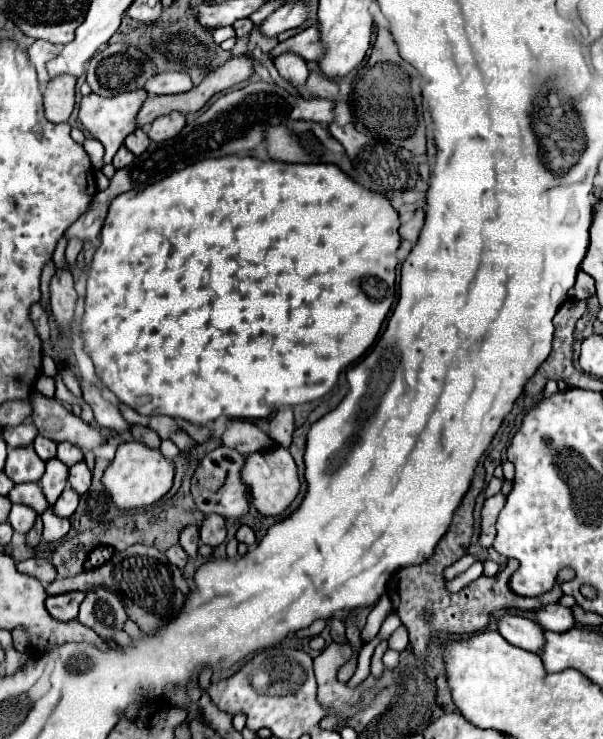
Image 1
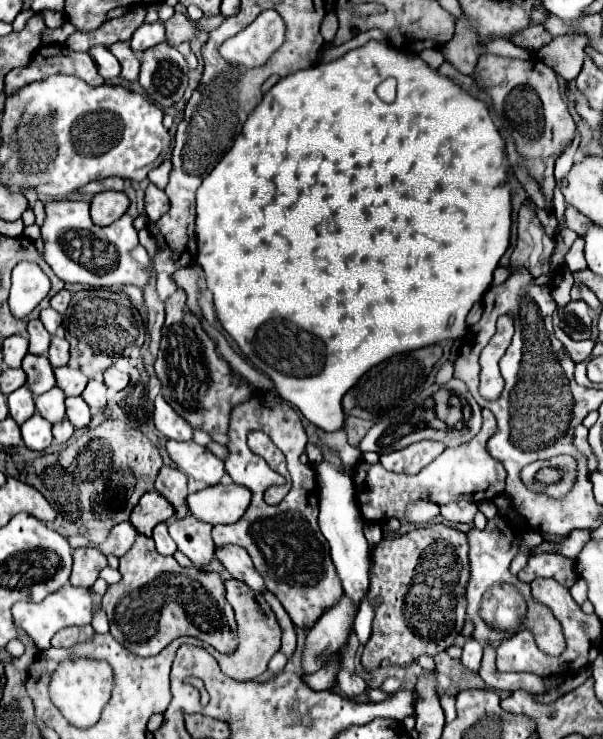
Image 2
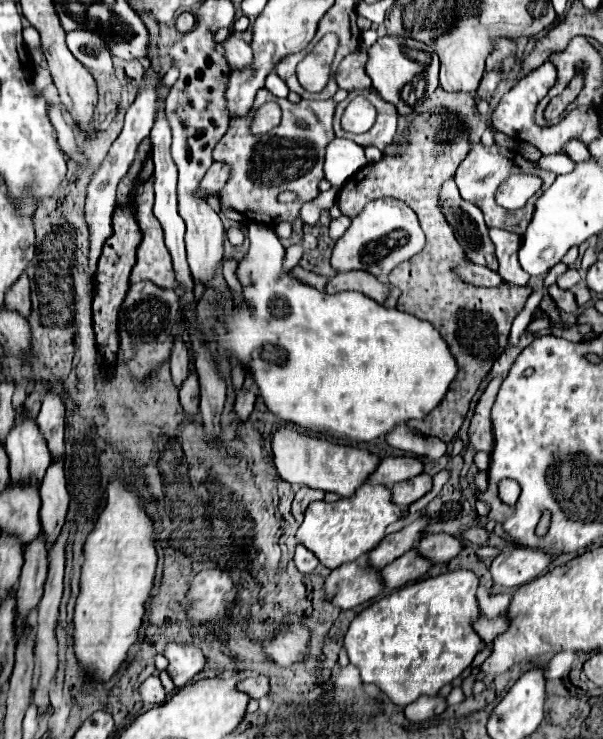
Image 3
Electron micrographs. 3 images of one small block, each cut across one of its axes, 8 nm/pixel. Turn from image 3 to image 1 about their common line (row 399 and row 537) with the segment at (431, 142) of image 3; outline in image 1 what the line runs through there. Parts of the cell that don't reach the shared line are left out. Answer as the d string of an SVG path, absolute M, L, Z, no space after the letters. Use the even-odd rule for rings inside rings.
M484 466L476 468L472 486L468 490L468 494L464 496L460 508L454 514L452 526L448 530L448 534L440 540L440 544L436 546L434 558L430 558L428 562L420 564L420 566L406 566L402 570L398 570L398 580L396 580L396 598L394 598L394 580L388 586L388 596L392 600L392 608L394 612L400 616L402 624L408 628L410 634L410 646L414 650L414 656L426 656L428 654L428 644L432 638L440 636L440 634L476 634L476 632L484 632L488 630L488 624L494 618L496 610L502 608L520 608L520 610L540 610L546 604L554 604L562 598L562 590L560 586L554 586L550 592L538 596L538 598L522 598L516 596L510 588L508 588L508 580L510 576L518 570L518 562L512 560L500 574L488 578L488 576L480 576L478 580L470 582L466 588L462 588L460 592L450 592L446 588L446 580L444 580L444 570L448 566L452 566L454 562L458 562L462 556L468 554L468 546L470 546L470 538L474 534L474 504L478 494L484 488Z

